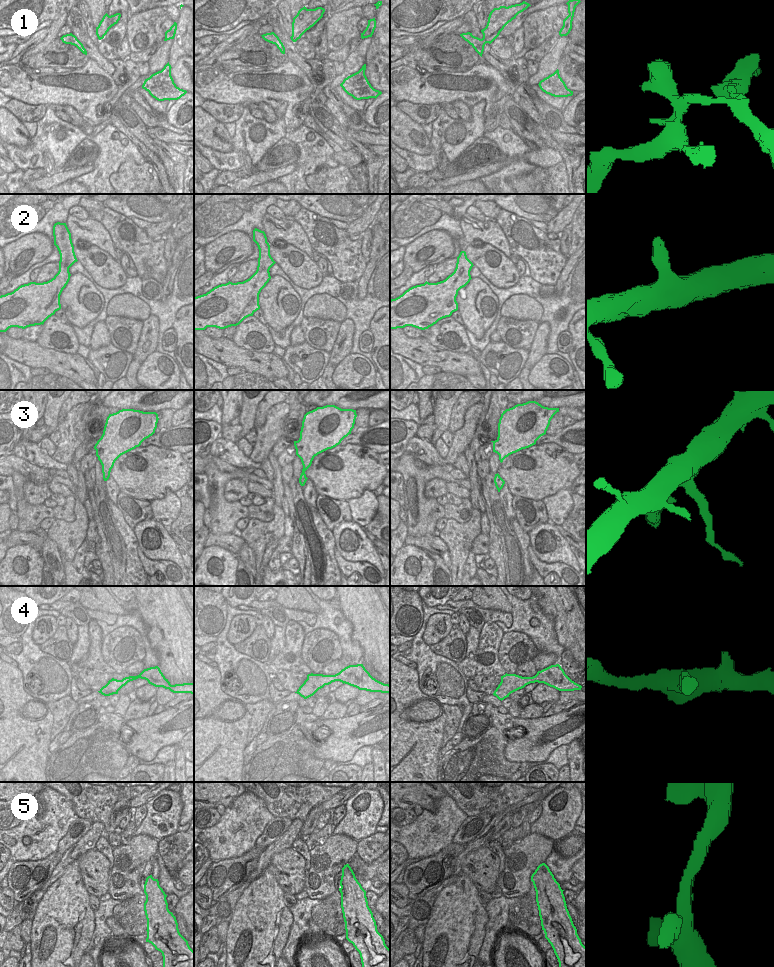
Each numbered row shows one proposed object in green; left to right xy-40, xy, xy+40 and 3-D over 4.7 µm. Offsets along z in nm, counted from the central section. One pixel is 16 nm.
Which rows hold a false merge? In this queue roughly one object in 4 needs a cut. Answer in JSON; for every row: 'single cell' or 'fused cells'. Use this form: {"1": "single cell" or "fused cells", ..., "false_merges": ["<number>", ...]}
{"1": "single cell", "2": "single cell", "3": "single cell", "4": "single cell", "5": "single cell", "false_merges": []}

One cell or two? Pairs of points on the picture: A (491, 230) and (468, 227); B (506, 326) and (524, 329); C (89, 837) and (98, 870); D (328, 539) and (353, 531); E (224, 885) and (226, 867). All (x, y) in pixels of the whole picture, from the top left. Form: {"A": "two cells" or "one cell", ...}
{"A": "one cell", "B": "one cell", "C": "two cells", "D": "two cells", "E": "one cell"}

